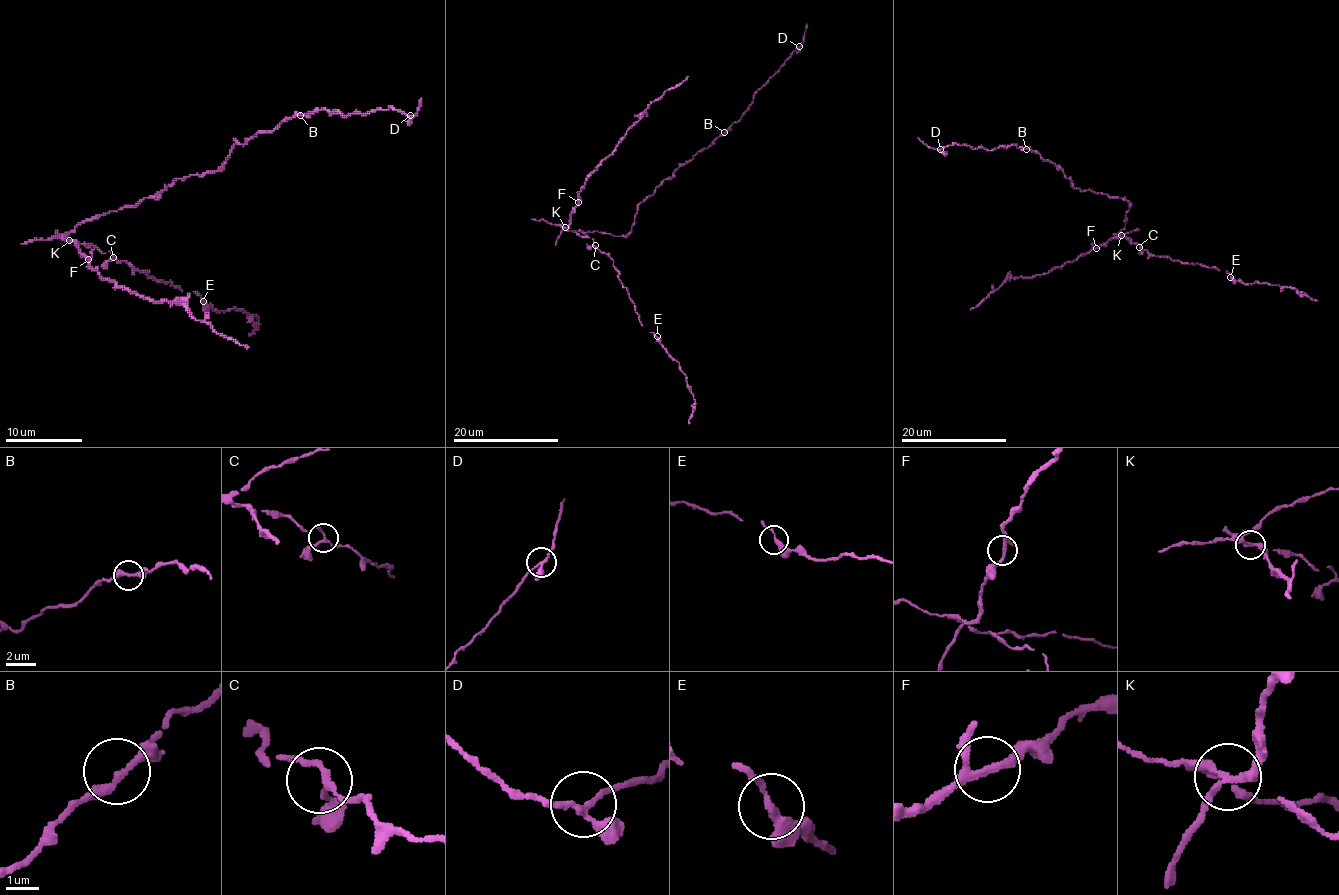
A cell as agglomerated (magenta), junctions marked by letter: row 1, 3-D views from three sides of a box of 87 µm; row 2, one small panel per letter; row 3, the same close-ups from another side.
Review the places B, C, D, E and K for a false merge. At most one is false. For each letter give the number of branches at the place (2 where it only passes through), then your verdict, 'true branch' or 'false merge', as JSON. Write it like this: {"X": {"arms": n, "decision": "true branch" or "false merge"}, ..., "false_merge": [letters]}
{"B": {"arms": 2, "decision": "true branch"}, "C": {"arms": 3, "decision": "true branch"}, "D": {"arms": 3, "decision": "true branch"}, "E": {"arms": 2, "decision": "true branch"}, "K": {"arms": 4, "decision": "false merge"}, "false_merge": ["K"]}

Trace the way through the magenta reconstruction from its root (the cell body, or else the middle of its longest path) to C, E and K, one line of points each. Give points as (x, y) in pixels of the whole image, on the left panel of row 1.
C: (134, 205), (86, 219), (67, 236), (96, 246), (103, 253), (109, 251), (113, 257)
E: (134, 205), (86, 219), (67, 238), (109, 251), (147, 276), (195, 291), (203, 301)
K: (134, 205), (124, 205), (117, 211), (82, 221), (67, 236), (69, 240)

